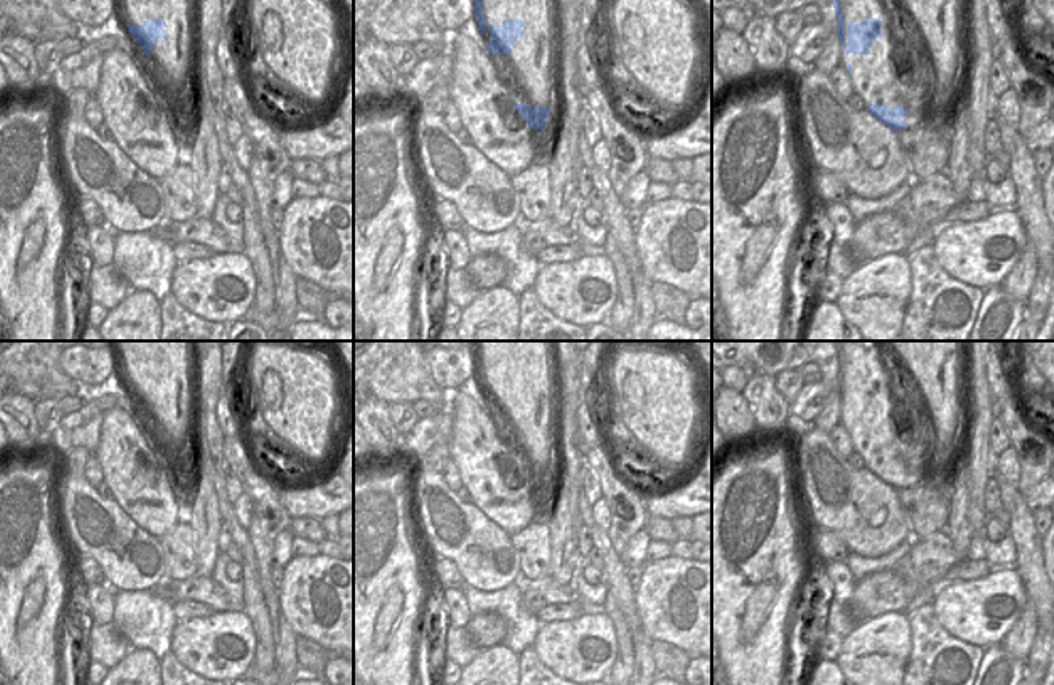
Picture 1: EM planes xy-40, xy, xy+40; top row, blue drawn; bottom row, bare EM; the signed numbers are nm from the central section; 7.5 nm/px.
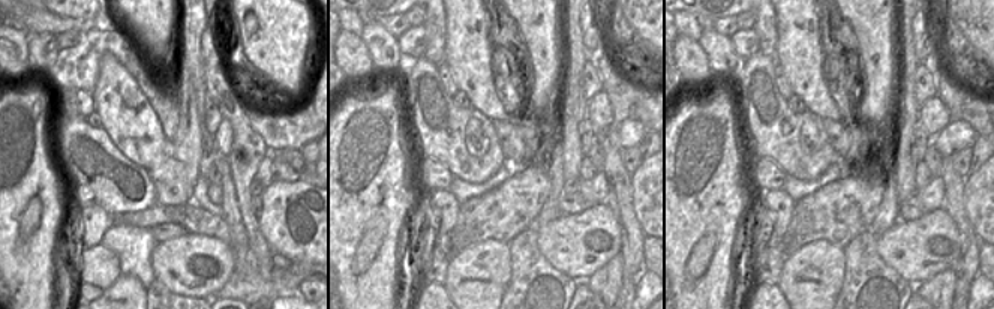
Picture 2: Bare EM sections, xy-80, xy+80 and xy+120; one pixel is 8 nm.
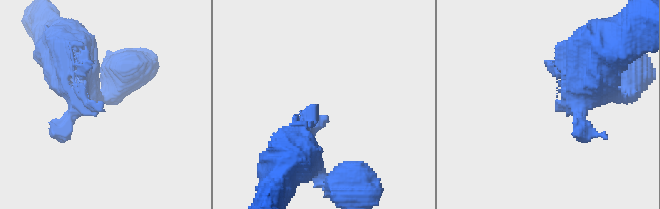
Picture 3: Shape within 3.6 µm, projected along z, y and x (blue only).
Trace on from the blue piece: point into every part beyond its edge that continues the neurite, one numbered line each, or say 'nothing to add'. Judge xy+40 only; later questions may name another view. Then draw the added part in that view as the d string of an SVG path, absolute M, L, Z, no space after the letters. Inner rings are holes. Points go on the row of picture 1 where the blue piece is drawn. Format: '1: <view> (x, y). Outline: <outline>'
1: xy+40 (830, 63). Outline: M816 34L816 51L809 72L833 85L833 106L843 114L840 144L844 142L848 133L860 149L867 144L872 126L881 122L872 114L859 112L851 106L852 88L848 64L846 50L836 34Z

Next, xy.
1: xy (474, 74). Outline: M465 27L456 34L448 34L448 38L451 42L451 56L454 59L451 83L448 86L449 99L456 99L456 94L462 93L464 98L477 107L481 125L491 134L486 142L480 139L480 152L510 178L520 174L539 158L533 152L528 139L529 126L513 106L510 82L488 58L488 48L481 34L472 34L470 29Z

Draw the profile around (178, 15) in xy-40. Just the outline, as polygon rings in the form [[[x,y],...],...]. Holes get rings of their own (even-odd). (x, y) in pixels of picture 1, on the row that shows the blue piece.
[[[147,0],[147,6],[165,21],[170,45],[194,46],[194,0]]]

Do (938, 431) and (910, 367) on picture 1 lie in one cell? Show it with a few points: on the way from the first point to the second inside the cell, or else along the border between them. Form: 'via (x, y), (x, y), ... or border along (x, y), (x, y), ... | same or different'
via (936, 415), (936, 397), (926, 383) | same

